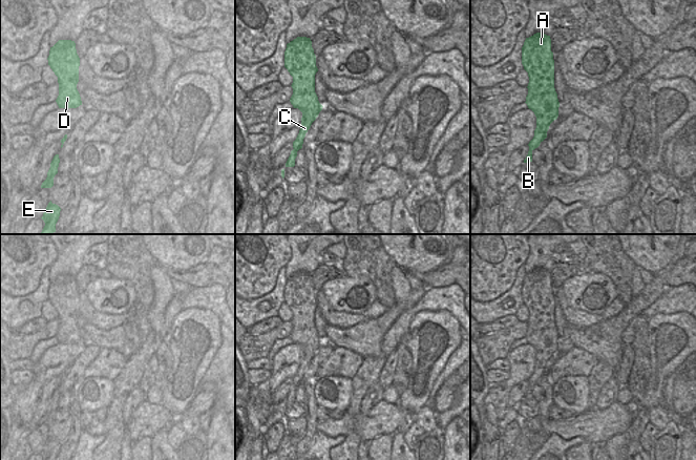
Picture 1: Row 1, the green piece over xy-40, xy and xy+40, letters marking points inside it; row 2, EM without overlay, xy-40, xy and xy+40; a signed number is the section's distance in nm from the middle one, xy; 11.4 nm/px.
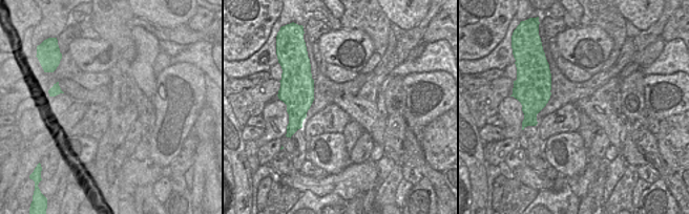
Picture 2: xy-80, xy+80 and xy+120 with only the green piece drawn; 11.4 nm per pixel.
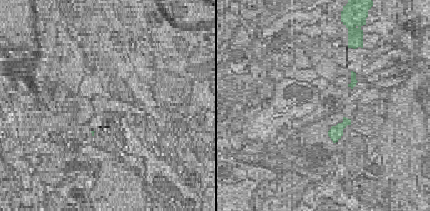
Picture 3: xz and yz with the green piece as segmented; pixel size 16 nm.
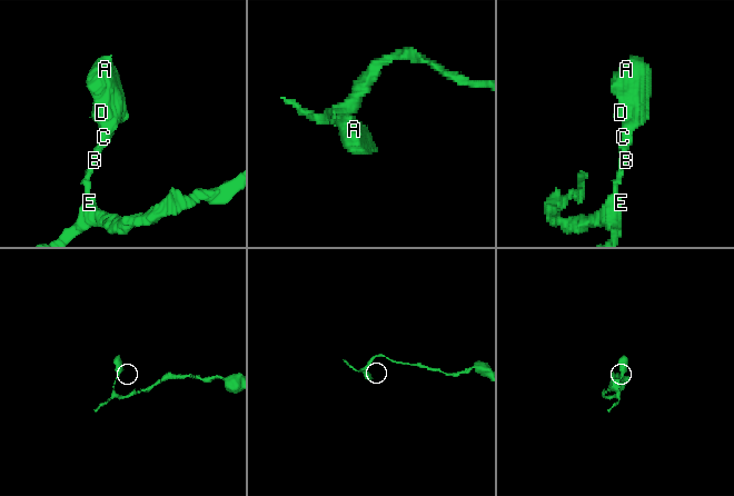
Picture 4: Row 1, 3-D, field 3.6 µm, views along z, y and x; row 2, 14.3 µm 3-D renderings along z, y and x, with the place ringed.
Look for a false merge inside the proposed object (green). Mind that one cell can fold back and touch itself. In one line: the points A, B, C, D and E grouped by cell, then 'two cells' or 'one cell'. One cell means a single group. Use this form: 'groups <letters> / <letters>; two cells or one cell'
groups A B C D E; one cell

